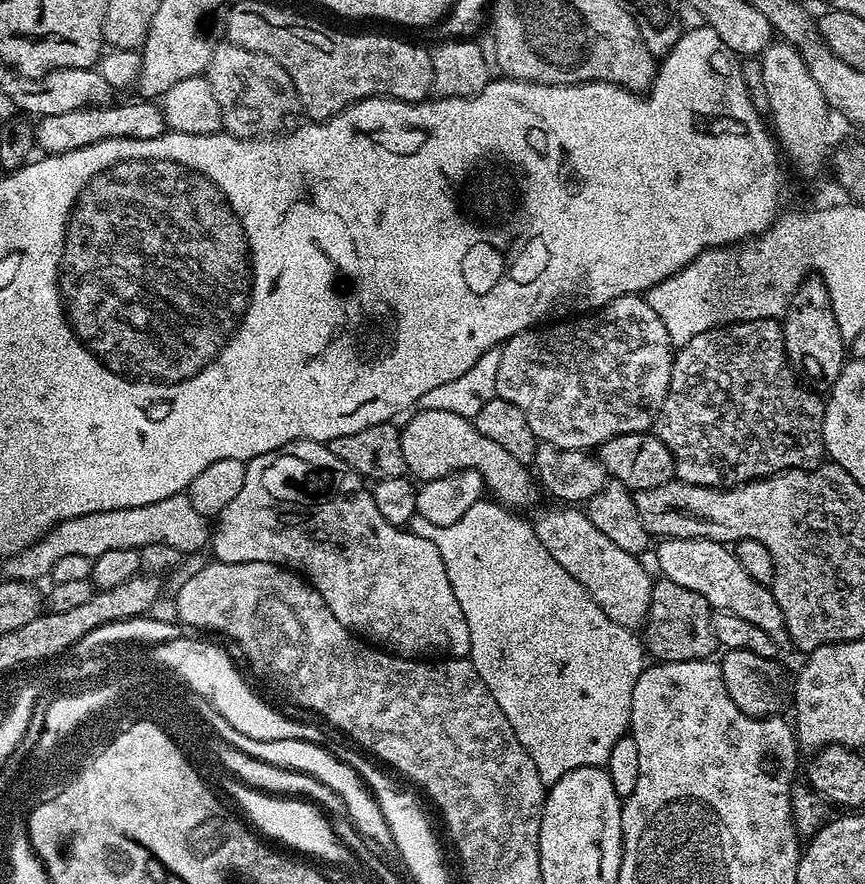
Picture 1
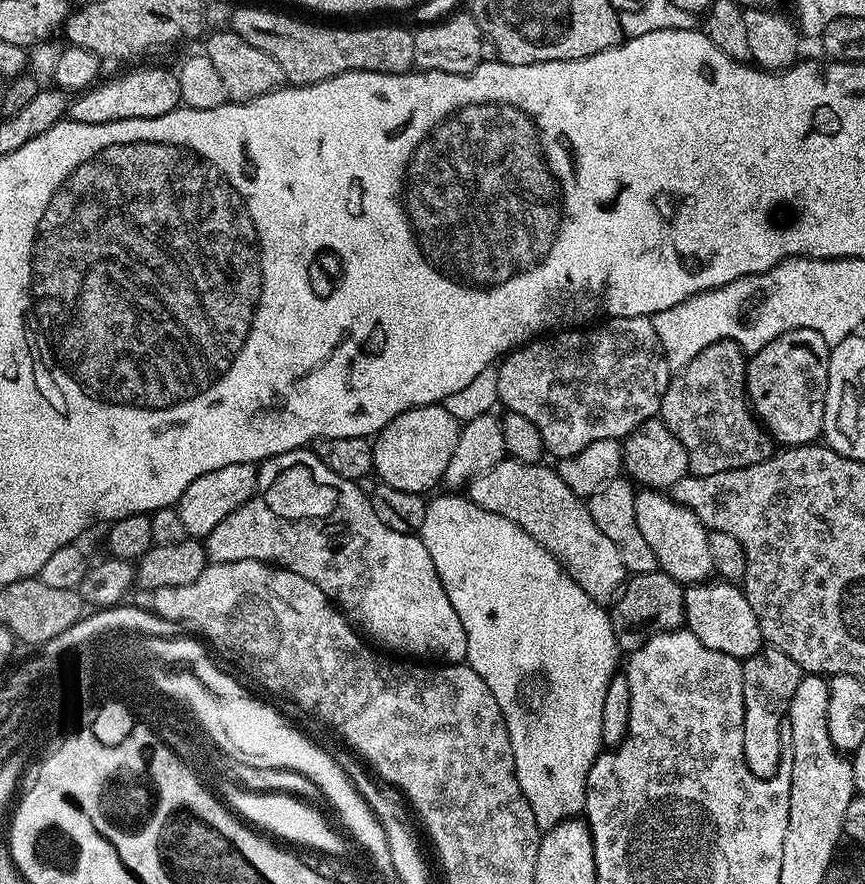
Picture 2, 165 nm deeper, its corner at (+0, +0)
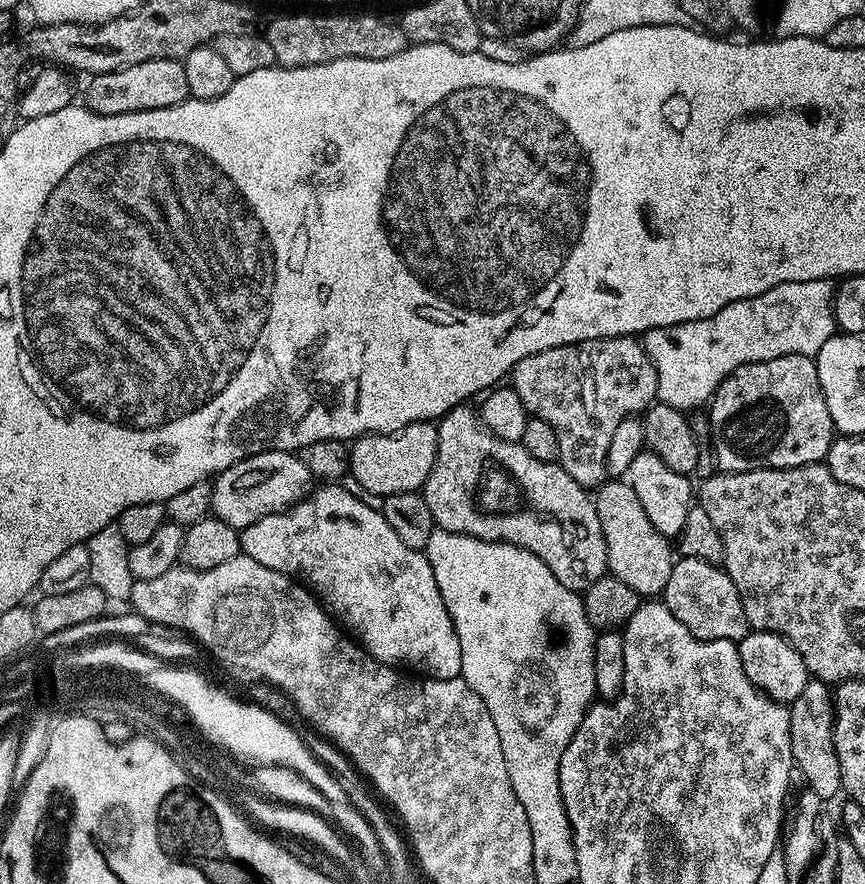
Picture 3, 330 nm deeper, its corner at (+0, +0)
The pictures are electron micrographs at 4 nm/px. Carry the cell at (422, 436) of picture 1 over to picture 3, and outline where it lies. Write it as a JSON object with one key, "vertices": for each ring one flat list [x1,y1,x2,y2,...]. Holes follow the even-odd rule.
{"vertices":[[423,420,408,424,397,432,373,432,367,436,357,436,351,441,348,454,348,470,351,479,356,479,355,487,361,493,369,492,364,494,377,498,403,492,420,492,430,470,434,470,440,441,436,429,435,423]]}

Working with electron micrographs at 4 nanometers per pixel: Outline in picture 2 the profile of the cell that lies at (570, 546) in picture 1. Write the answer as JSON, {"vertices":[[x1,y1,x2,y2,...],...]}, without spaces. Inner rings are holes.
{"vertices":[[505,458,502,462,498,462,498,466,486,470,486,474,474,478,466,489,466,495,478,506,482,506,482,510,497,512,510,518,510,522,522,526,522,530,533,536,568,571,568,576,574,578,574,582,578,582,578,586,582,586,582,590,586,590,590,598,594,598,594,602,605,606,611,605,626,583,622,554,618,546,614,546,614,542,610,542,610,538,606,538,606,534,598,530,587,503,576,496,574,490,566,486,566,482,562,482,559,471,555,467,547,468,546,465,547,463,544,462,531,464]]}

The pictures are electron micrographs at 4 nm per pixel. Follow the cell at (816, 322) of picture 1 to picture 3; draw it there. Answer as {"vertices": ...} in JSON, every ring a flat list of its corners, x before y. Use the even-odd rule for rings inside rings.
{"vertices":[[786,354,766,362,738,366,716,388,706,408,711,435,716,435,714,464,721,472,745,472,755,468,797,468,819,464,827,457,834,439,830,410,818,378,815,359,802,354]]}

